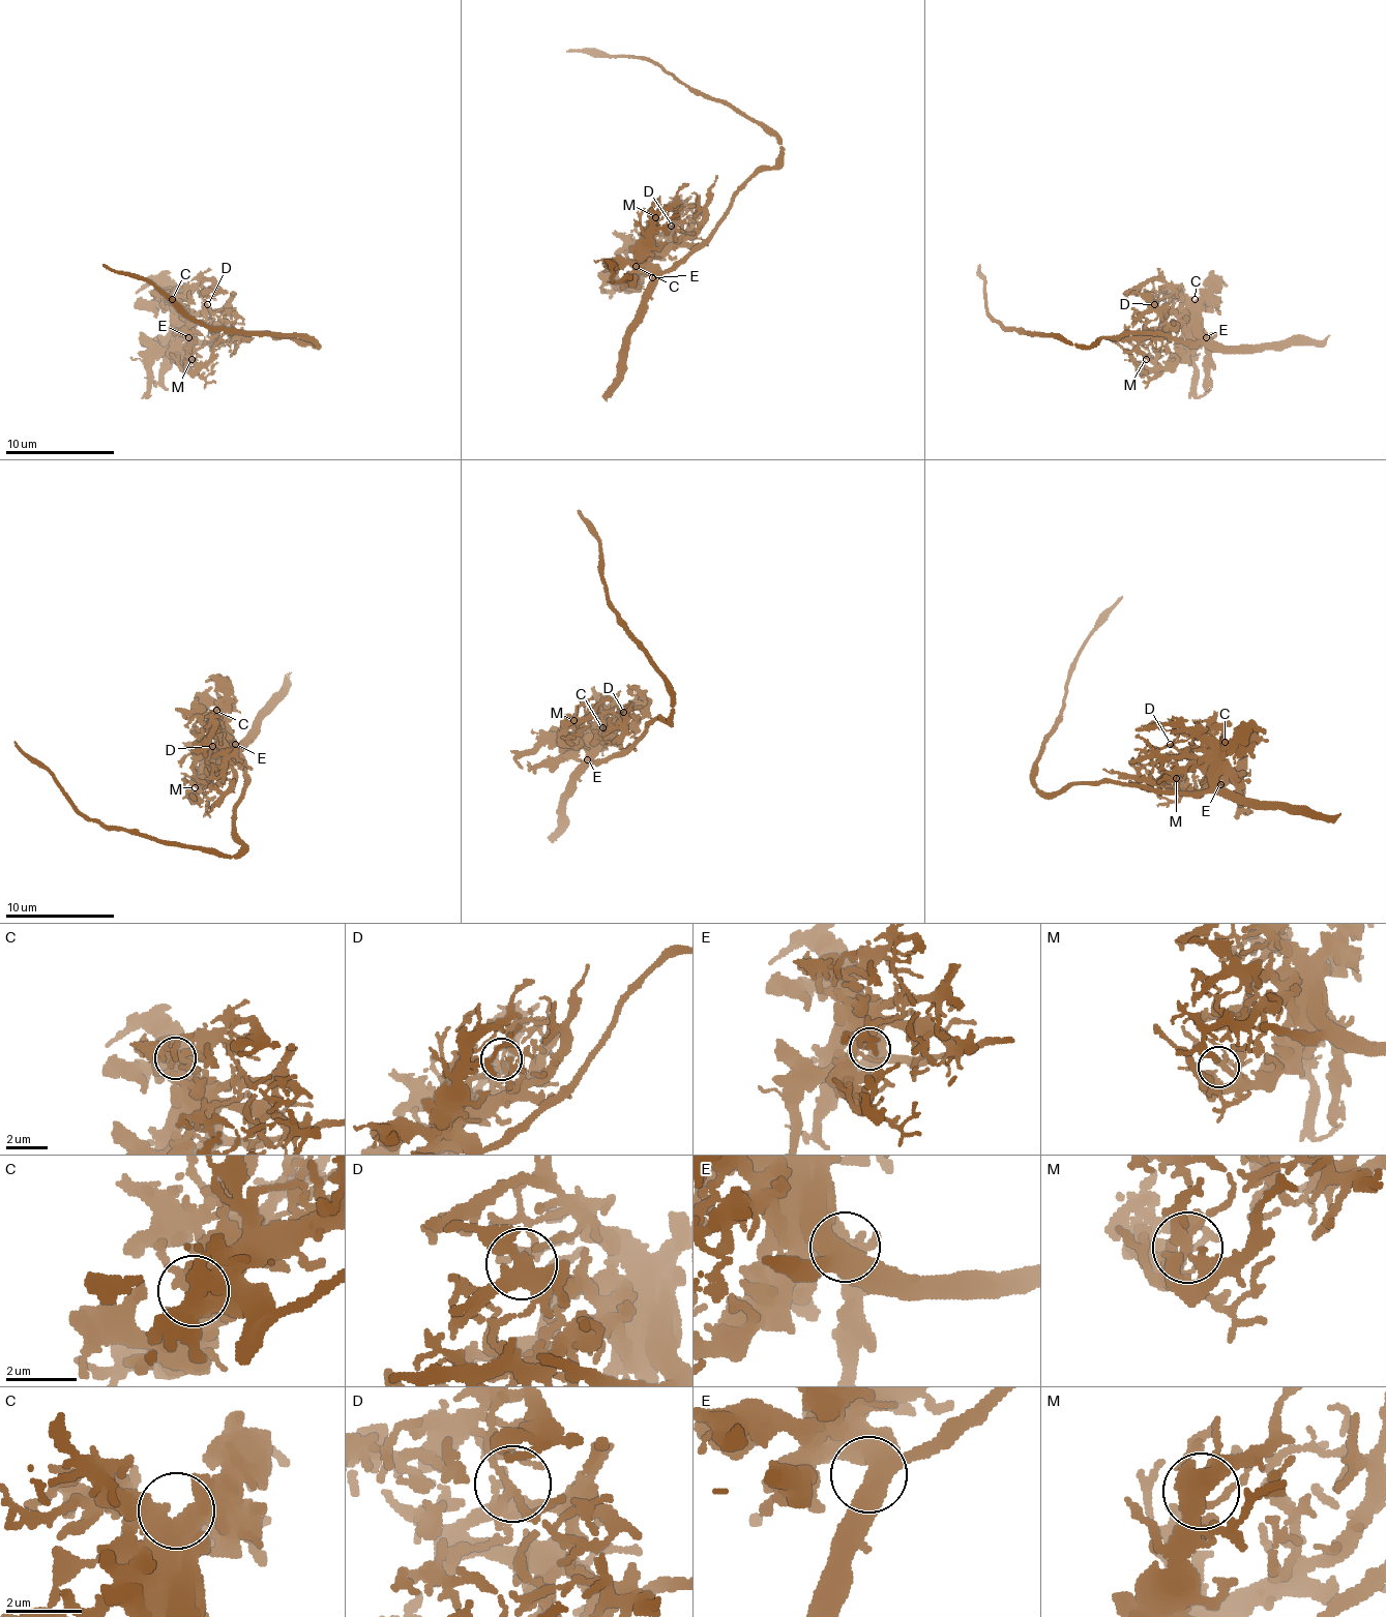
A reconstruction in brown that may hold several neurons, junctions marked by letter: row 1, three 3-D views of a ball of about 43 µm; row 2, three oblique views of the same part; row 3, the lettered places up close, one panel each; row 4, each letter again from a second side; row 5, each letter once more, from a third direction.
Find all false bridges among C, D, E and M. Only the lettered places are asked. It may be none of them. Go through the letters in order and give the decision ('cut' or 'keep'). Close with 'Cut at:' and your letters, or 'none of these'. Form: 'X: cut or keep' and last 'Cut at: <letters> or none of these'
C: keep
D: keep
E: keep
M: keep
Cut at: none of these

